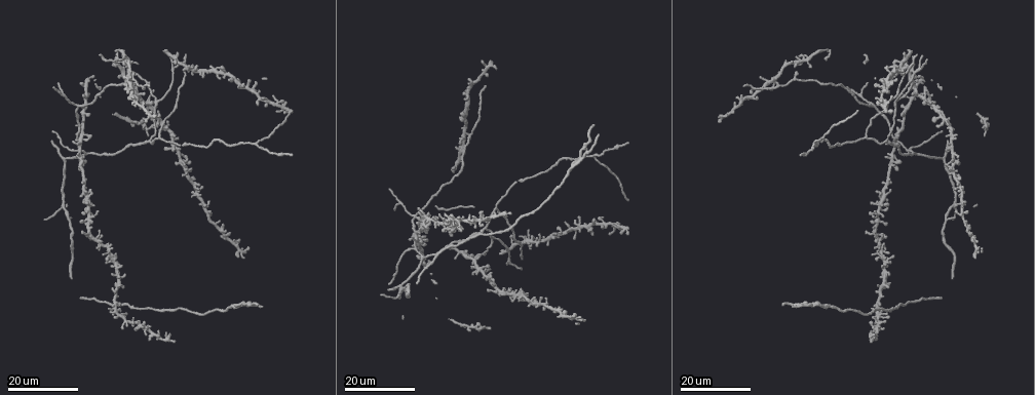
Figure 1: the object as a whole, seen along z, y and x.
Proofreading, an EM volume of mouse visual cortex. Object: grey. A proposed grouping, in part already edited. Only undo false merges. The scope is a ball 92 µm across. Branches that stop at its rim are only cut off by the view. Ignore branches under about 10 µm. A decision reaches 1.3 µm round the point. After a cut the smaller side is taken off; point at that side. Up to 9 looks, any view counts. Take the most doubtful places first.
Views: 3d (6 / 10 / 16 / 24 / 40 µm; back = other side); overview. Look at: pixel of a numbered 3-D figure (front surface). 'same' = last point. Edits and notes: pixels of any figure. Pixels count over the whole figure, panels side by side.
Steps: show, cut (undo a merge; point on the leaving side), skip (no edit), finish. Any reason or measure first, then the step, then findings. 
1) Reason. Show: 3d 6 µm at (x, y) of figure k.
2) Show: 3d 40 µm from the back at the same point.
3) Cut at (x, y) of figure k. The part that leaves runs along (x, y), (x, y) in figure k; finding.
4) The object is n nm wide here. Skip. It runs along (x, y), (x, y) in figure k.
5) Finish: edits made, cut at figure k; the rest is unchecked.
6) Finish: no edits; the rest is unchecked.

Branch point. Show: 3d 24 µm at (155, 102) of figure 1.

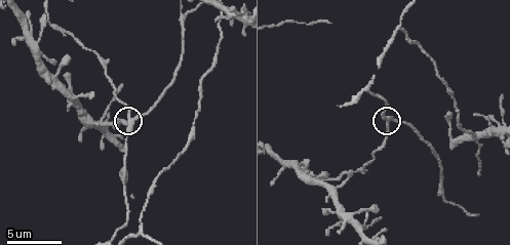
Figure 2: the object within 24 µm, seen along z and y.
Closer look. Show: 3d 10 µm at (129, 119) of figure 2.

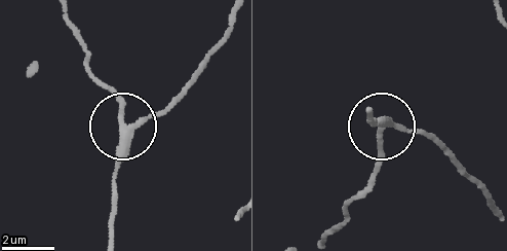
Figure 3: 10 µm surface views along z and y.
Skip. It runs along (112, 235), (114, 155), (123, 131), (141, 127), (185, 92) in figure 3; all the same cell.

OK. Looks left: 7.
Four arms meet. Show: 3d 24 µm at (78, 139) of figure 1.

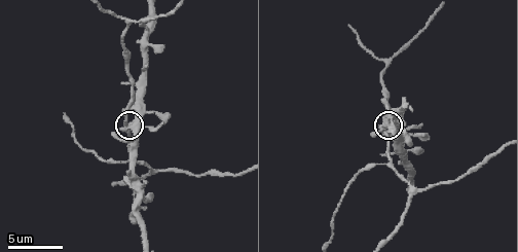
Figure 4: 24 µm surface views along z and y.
Show: 3d 6 µm at (130, 127) of figure 4.

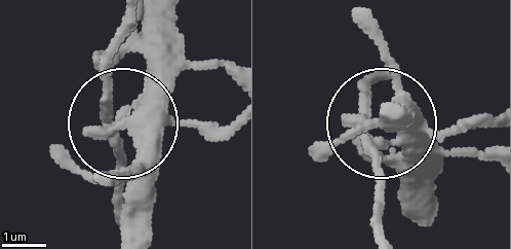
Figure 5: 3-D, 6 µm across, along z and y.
Show: 3d 6 µm from the back at the same point.

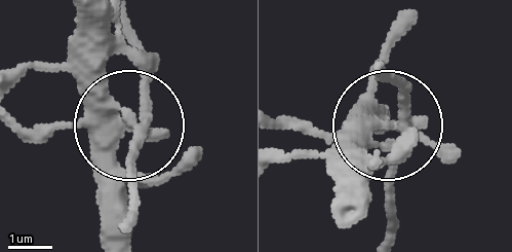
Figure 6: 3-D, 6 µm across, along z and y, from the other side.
Skip. It runs along (387, 230), (390, 123), (401, 105), (394, 79) in figure 6; continuous, no second cell.

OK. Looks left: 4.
Show: 3d 16 µm at (255, 141) of figure 1.

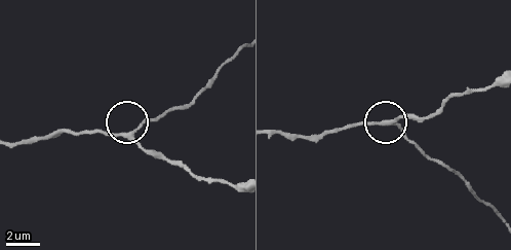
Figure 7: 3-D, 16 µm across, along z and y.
Show: 3d 10 µm at (131, 135) of figure 7.

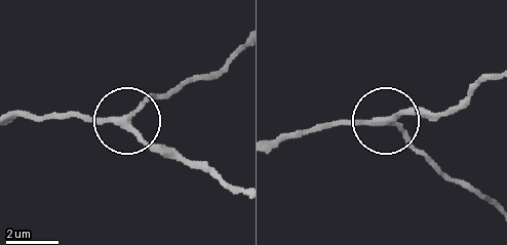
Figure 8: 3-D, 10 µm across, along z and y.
The side arm is 13 µm long. Skip. It runs along (20, 116), (113, 116), (177, 160) in figure 8; continuous, no second cell.

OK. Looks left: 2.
Small branch off a trunk. Show: 3d 16 µm at (879, 317) of figure 1.

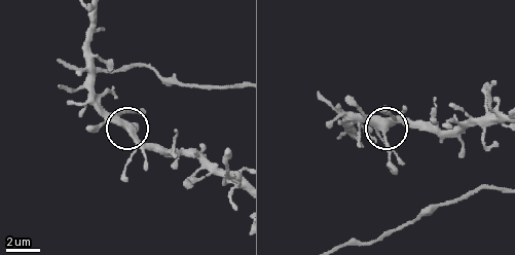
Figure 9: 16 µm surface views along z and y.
Closer look. Show: 3d 6 µm at (119, 120) of figure 9.

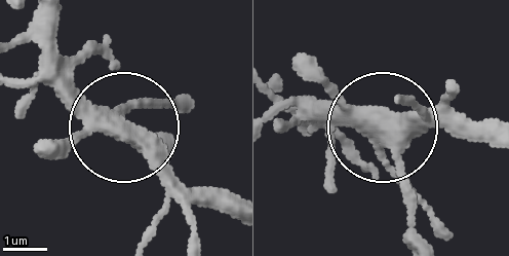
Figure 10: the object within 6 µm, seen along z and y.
The object is 380 nm wide here. Skip. Continuous, no second cell.

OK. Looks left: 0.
Finish: no edits; the rest is unchecked.

